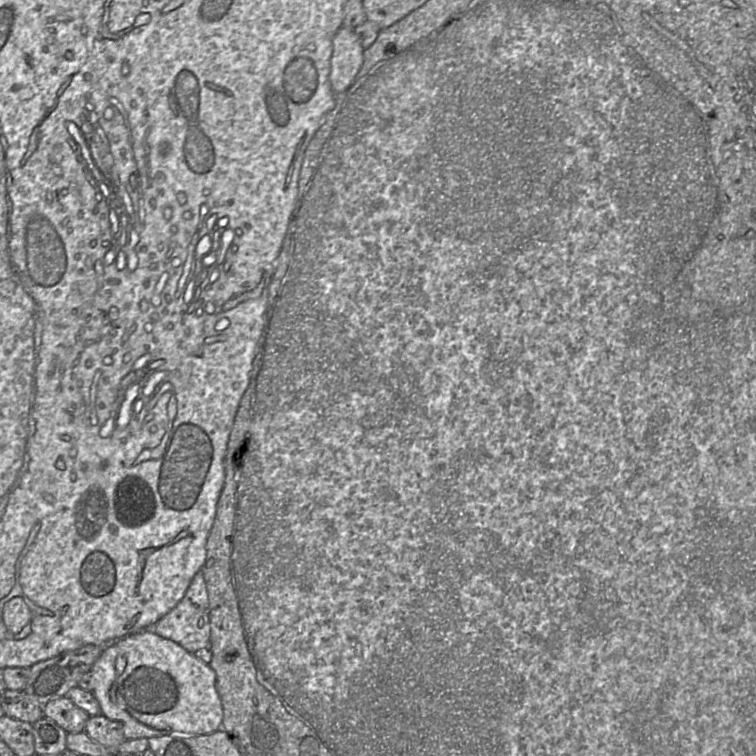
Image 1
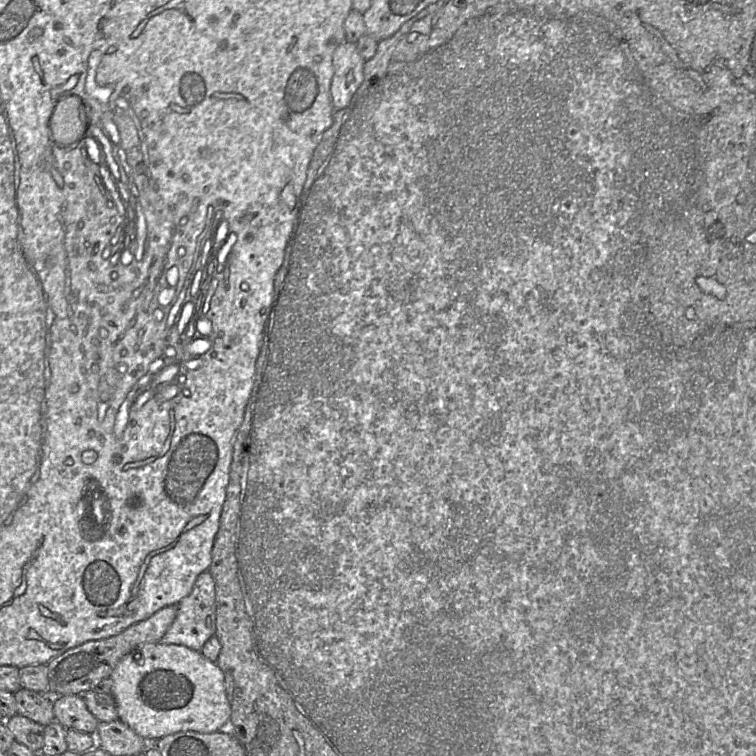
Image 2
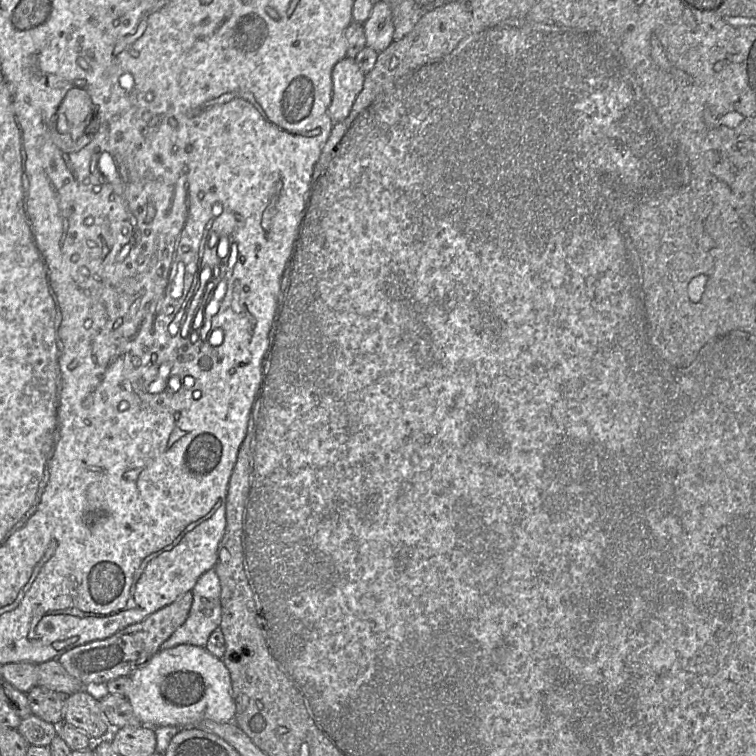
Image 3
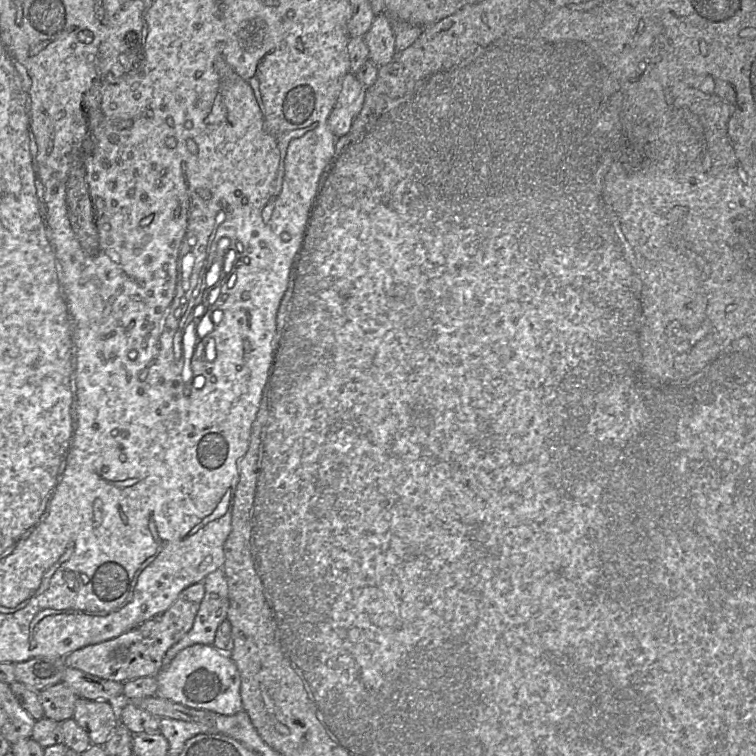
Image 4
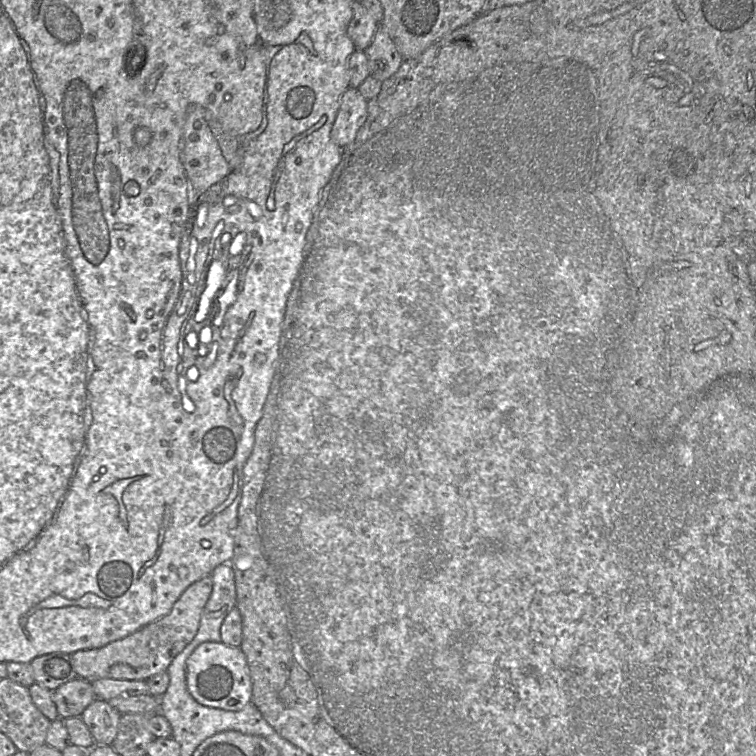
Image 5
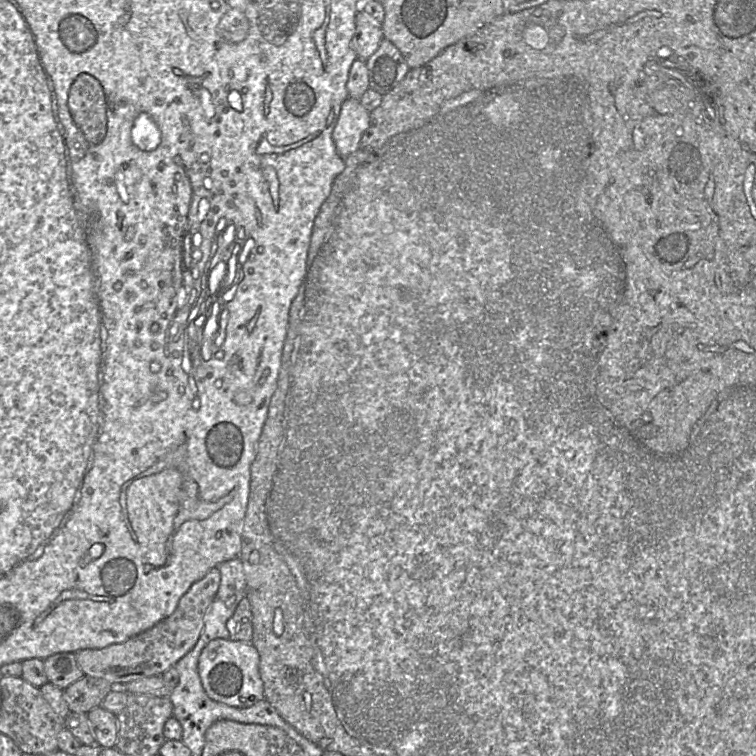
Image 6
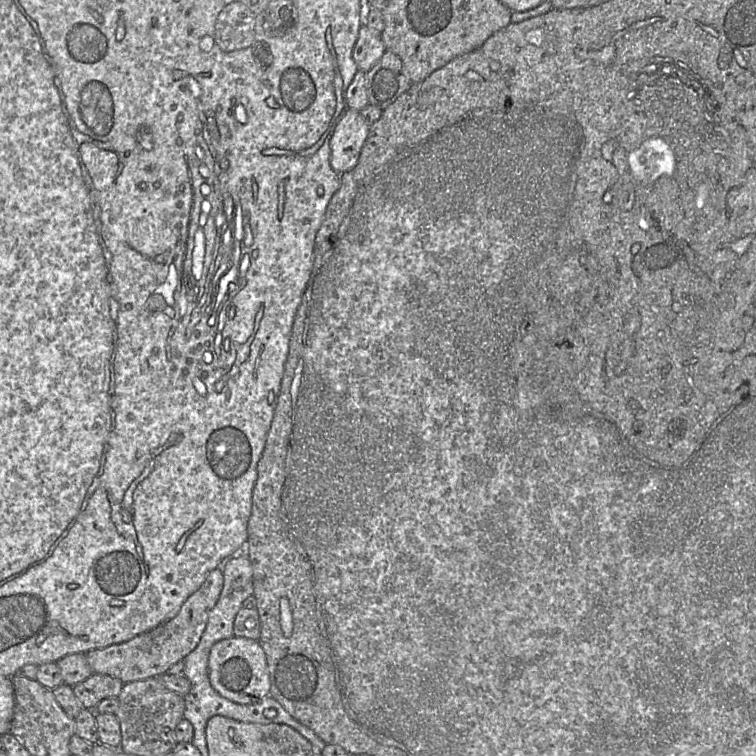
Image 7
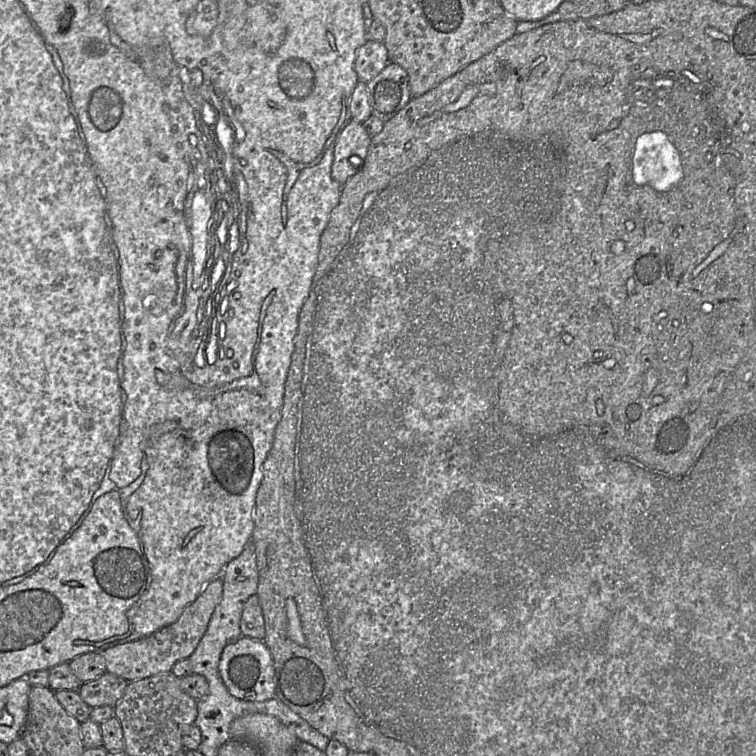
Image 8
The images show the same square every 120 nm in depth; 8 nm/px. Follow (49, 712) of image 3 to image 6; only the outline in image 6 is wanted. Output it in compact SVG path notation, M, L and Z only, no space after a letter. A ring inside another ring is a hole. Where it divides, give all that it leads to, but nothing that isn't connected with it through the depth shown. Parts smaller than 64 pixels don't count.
M84 675L63 691L70 712L87 714L100 706L114 688L116 687L105 679Z

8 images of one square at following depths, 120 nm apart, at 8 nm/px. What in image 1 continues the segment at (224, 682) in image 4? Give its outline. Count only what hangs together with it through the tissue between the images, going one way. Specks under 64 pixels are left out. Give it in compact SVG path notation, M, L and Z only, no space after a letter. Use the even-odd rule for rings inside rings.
M141 631L108 643L89 672L89 691L98 700L102 715L122 724L126 739L165 735L206 735L222 729L223 707L216 689L216 674L209 664L178 643Z

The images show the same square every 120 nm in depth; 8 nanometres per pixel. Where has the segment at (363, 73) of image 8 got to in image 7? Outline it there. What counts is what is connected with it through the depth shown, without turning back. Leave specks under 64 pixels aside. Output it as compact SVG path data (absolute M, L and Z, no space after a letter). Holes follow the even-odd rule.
M363 23L353 48L353 59L358 69L368 72L380 60L386 47L381 32Z

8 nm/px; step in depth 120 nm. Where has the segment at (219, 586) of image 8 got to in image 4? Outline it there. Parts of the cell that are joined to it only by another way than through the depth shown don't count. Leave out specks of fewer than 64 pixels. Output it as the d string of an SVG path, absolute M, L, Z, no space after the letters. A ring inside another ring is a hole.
M203 582L182 590L176 601L163 613L143 622L120 636L77 649L64 657L65 665L88 674L118 682L155 676L163 669L163 658L170 647L192 628L205 594Z

